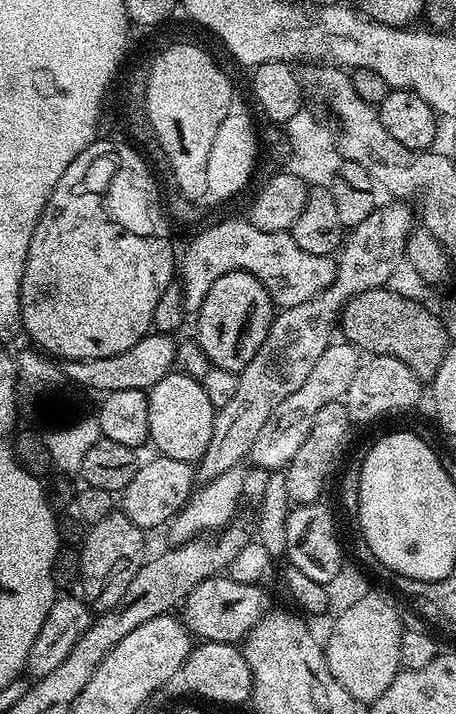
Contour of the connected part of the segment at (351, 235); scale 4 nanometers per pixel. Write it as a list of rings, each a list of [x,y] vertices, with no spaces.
[[[381,203],[366,222],[358,222],[358,226],[345,235],[336,260],[336,277],[326,290],[322,290],[322,294],[310,298],[310,302],[281,308],[273,315],[266,342],[262,342],[258,354],[254,354],[238,374],[238,391],[233,400],[216,413],[214,434],[210,434],[206,454],[202,454],[198,462],[201,481],[207,482],[218,478],[218,474],[226,474],[226,470],[240,468],[243,460],[251,457],[254,438],[258,438],[262,426],[266,426],[270,414],[274,414],[279,404],[286,402],[286,398],[306,382],[314,362],[322,358],[322,350],[333,343],[332,331],[337,331],[338,317],[344,311],[344,305],[366,290],[385,287],[396,267],[402,264],[408,236],[414,229],[414,212],[407,208],[407,203],[388,203],[392,204]]]

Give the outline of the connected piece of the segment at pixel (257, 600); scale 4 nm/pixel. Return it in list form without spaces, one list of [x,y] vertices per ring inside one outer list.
[[[228,574],[206,578],[201,584],[194,586],[194,590],[190,590],[190,594],[184,599],[184,627],[200,642],[209,640],[239,645],[249,630],[269,611],[268,596],[262,589],[260,584],[236,582]]]

